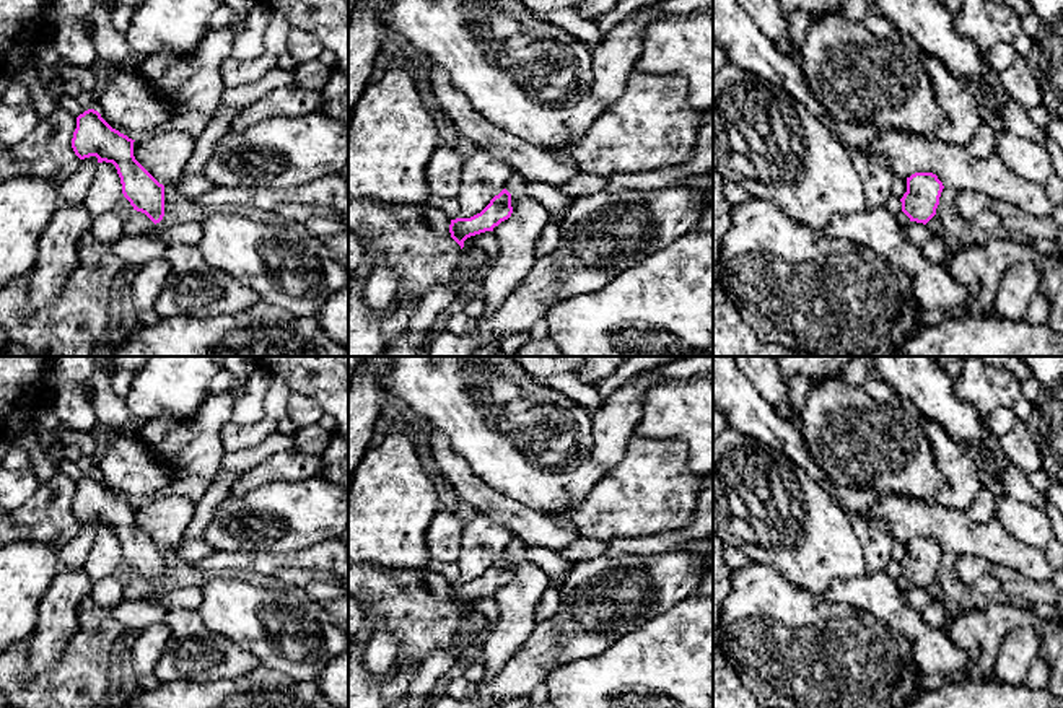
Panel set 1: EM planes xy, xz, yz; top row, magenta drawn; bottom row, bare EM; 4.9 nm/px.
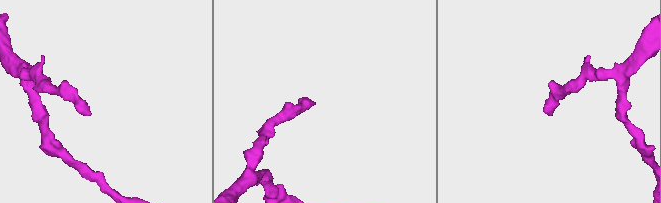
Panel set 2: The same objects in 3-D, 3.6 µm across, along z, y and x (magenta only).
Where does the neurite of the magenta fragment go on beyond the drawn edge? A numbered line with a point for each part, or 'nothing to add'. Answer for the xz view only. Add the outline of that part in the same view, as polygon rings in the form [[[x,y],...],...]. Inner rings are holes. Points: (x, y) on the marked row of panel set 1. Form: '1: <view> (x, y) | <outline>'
nothing to add

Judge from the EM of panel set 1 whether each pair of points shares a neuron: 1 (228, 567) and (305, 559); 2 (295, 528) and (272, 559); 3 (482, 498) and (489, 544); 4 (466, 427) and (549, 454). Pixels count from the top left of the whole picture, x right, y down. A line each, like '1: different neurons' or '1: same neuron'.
1: same neuron
2: different neurons
3: different neurons
4: same neuron

